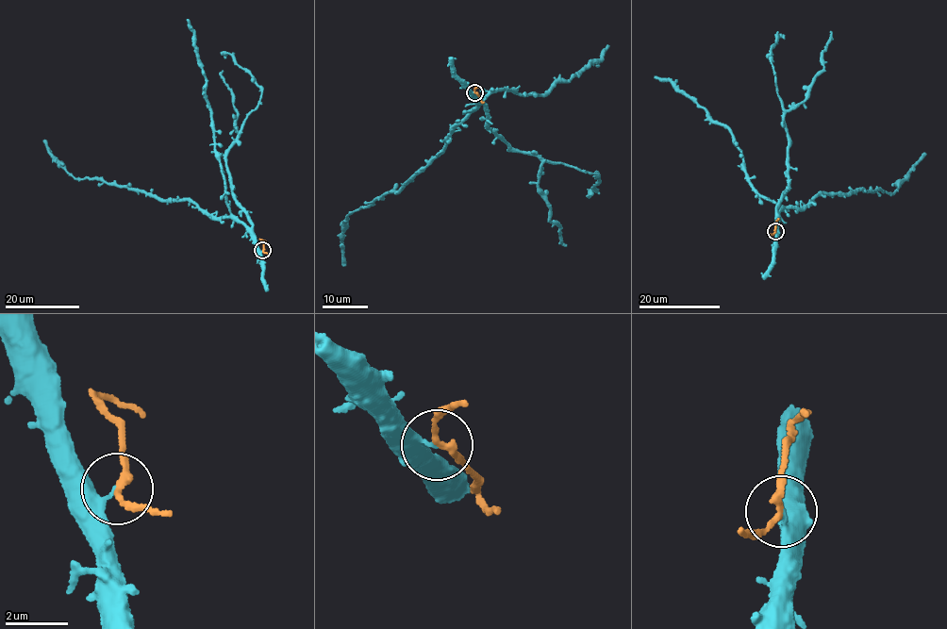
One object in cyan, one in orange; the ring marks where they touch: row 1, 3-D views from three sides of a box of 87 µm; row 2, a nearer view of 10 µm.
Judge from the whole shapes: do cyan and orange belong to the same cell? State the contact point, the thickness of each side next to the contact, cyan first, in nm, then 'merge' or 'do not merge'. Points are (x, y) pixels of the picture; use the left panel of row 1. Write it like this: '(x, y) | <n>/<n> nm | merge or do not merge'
(262, 250) | 280/180 nm | do not merge

